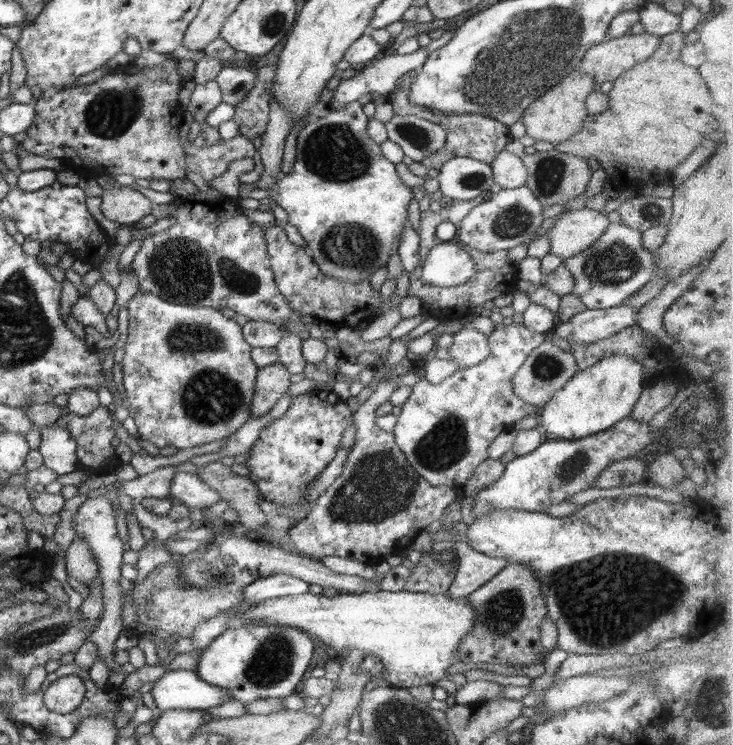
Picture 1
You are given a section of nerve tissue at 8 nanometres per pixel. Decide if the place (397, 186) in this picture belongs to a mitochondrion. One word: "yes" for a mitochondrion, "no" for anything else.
no

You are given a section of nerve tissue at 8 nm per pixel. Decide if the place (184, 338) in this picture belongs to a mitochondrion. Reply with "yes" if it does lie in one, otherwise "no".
yes

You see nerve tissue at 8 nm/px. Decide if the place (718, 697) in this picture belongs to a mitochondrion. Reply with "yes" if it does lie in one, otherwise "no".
yes

